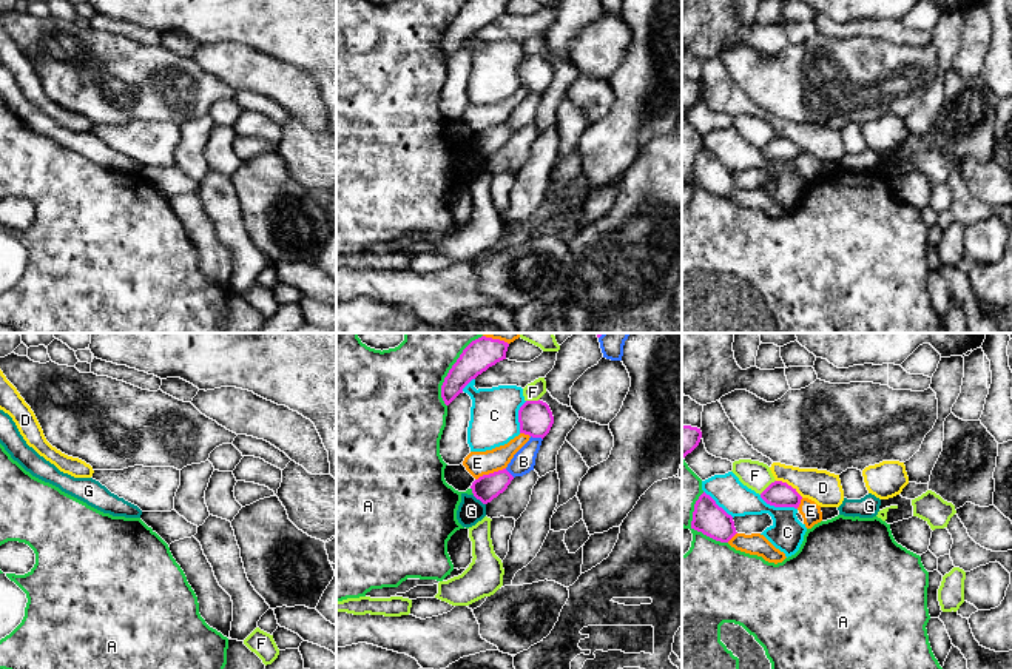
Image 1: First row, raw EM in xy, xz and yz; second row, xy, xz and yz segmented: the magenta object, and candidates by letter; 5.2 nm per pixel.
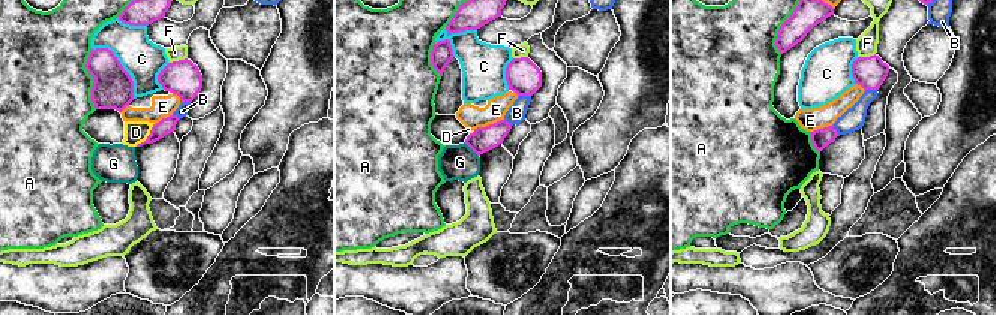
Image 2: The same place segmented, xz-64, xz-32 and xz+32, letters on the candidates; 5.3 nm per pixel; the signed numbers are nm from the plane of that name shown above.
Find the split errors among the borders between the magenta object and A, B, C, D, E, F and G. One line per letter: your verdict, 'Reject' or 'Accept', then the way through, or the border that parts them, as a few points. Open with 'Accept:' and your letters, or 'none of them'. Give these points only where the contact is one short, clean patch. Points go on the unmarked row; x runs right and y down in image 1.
Accept: none of them
A: Reject
B: Reject
C: Reject
D: Reject
E: Reject
F: Reject
G: Reject. Boundary: xz (472, 150), (485, 159)

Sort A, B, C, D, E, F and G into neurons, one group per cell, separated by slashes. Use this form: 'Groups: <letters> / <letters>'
Groups: A / B / C G / D / E / F

